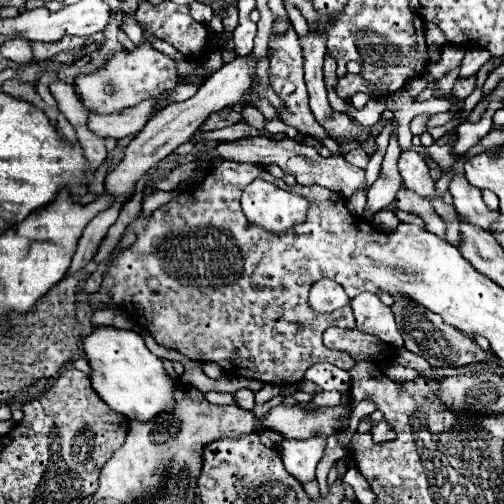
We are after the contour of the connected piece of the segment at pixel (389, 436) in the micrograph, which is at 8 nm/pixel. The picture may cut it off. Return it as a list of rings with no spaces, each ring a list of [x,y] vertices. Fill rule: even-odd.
[[[380,420],[380,422],[372,424],[370,434],[372,434],[372,440],[374,440],[376,444],[390,442],[390,440],[394,440],[394,438],[396,438],[396,432],[392,430],[392,426],[390,426],[386,420]]]

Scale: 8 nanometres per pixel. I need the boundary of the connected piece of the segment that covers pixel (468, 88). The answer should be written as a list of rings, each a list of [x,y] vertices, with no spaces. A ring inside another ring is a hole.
[[[470,76],[470,78],[458,78],[454,88],[452,88],[452,96],[458,98],[458,100],[466,100],[472,90],[476,88],[476,76]]]

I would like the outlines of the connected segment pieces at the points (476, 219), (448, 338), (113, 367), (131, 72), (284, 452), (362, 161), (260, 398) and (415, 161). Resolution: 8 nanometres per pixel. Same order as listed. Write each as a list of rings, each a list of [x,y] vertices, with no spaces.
[[[454,174],[450,182],[450,194],[454,196],[456,212],[470,224],[476,224],[484,230],[490,230],[492,222],[498,218],[498,212],[490,212],[482,200],[482,190],[468,184],[464,174]]]
[[[394,296],[392,312],[396,316],[396,326],[404,338],[404,346],[410,352],[420,354],[432,368],[460,368],[460,366],[468,366],[468,364],[486,362],[494,356],[492,350],[482,350],[474,338],[456,330],[454,326],[444,324],[444,320],[438,314],[432,314],[432,312],[416,306],[416,302],[412,302],[412,300]]]
[[[98,326],[84,338],[84,352],[92,370],[92,388],[112,410],[130,420],[146,422],[148,418],[166,410],[168,404],[174,406],[174,380],[166,376],[162,360],[146,348],[144,338],[138,332]]]
[[[150,42],[138,44],[132,50],[116,50],[108,56],[104,68],[96,70],[94,74],[80,74],[74,80],[76,96],[92,114],[120,114],[130,106],[160,96],[164,90],[170,90],[176,84],[176,62],[170,56],[156,50]]]
[[[282,440],[278,446],[286,470],[300,482],[314,480],[316,464],[324,456],[326,440]]]
[[[358,146],[357,149],[350,151],[344,157],[348,162],[358,166],[363,170],[366,169],[370,158],[370,156],[364,151],[361,146]]]
[[[266,384],[266,386],[256,394],[256,404],[264,404],[264,402],[268,402],[272,396],[278,396],[278,394],[280,394],[280,388],[278,388],[278,386]]]
[[[406,150],[400,154],[398,170],[402,176],[402,182],[406,188],[414,190],[420,196],[432,196],[434,194],[434,180],[428,174],[428,166],[424,164],[424,158],[412,150]]]

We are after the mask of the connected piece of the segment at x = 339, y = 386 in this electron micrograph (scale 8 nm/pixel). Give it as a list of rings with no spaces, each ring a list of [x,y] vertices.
[[[316,364],[306,372],[304,380],[312,380],[322,390],[338,390],[342,394],[348,394],[350,386],[350,374],[332,364]]]

